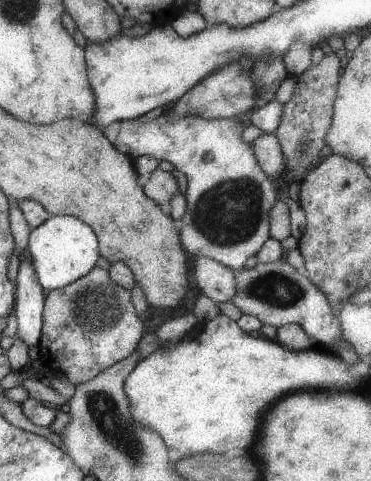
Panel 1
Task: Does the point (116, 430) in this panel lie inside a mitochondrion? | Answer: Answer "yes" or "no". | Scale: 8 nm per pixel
yes

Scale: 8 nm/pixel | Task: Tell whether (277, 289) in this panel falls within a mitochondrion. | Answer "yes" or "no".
yes

